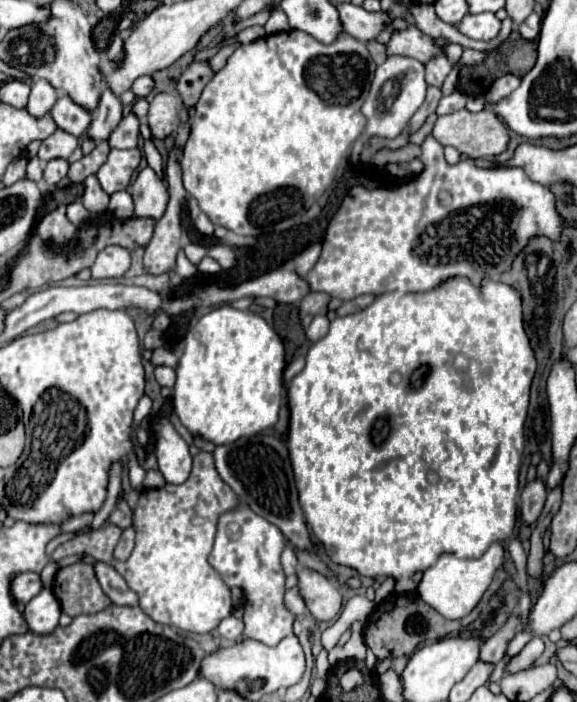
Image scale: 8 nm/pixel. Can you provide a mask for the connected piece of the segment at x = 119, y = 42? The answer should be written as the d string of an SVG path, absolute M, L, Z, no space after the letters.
M116 32L113 40L109 45L109 49L107 49L107 59L109 59L109 61L117 61L117 59L122 56L122 53L123 40L119 36L119 33Z

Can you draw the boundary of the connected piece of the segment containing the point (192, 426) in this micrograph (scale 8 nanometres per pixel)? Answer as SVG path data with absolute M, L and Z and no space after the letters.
M221 305L191 323L185 335L185 349L177 363L177 381L173 387L173 409L191 435L199 435L213 445L233 443L239 437L255 435L277 423L283 391L285 351L279 335L261 315Z

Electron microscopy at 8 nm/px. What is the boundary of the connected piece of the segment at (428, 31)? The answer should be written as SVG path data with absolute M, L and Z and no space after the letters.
M411 3L411 15L415 19L415 27L421 29L425 35L429 37L445 37L447 41L451 43L459 43L461 47L471 47L471 49L479 49L479 51L485 51L485 49L493 49L497 47L501 41L505 41L511 33L511 27L513 27L513 21L509 17L503 19L503 29L499 33L497 39L489 41L489 43L481 43L481 41L473 41L469 37L465 37L463 33L457 31L457 27L449 27L447 23L441 23L441 19L437 19L437 13L433 11L431 5L419 5L419 3Z

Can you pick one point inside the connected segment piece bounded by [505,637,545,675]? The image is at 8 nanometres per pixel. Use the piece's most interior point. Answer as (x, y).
(525, 659)

